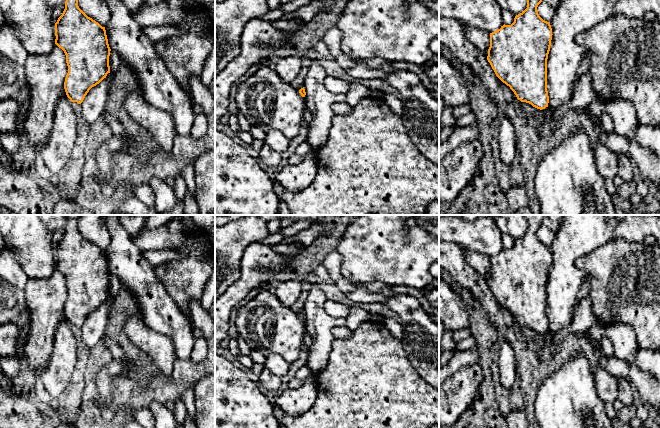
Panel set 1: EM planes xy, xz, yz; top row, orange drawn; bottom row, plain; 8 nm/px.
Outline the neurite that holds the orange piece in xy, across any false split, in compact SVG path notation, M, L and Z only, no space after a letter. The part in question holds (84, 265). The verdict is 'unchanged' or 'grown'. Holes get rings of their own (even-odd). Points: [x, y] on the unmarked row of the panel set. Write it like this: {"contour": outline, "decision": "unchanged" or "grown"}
{"contour": "M79 215L66 219L65 233L55 247L55 268L66 279L66 319L71 326L81 328L89 314L110 297L111 273L105 251L79 232Z", "decision": "unchanged"}

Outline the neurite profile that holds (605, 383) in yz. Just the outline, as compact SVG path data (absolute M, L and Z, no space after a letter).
M599 364L593 372L593 384L597 392L597 396L604 403L614 403L618 399L617 377L610 374Z

